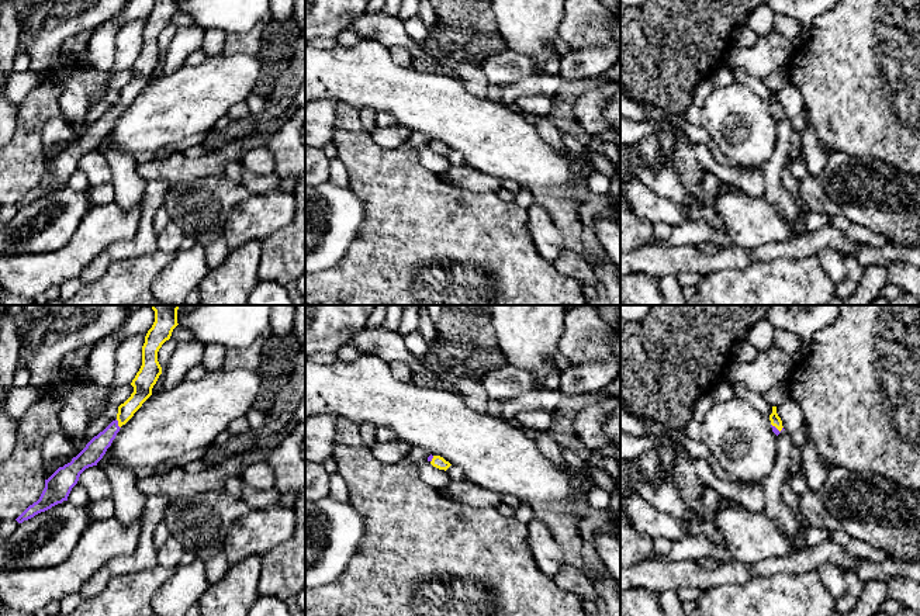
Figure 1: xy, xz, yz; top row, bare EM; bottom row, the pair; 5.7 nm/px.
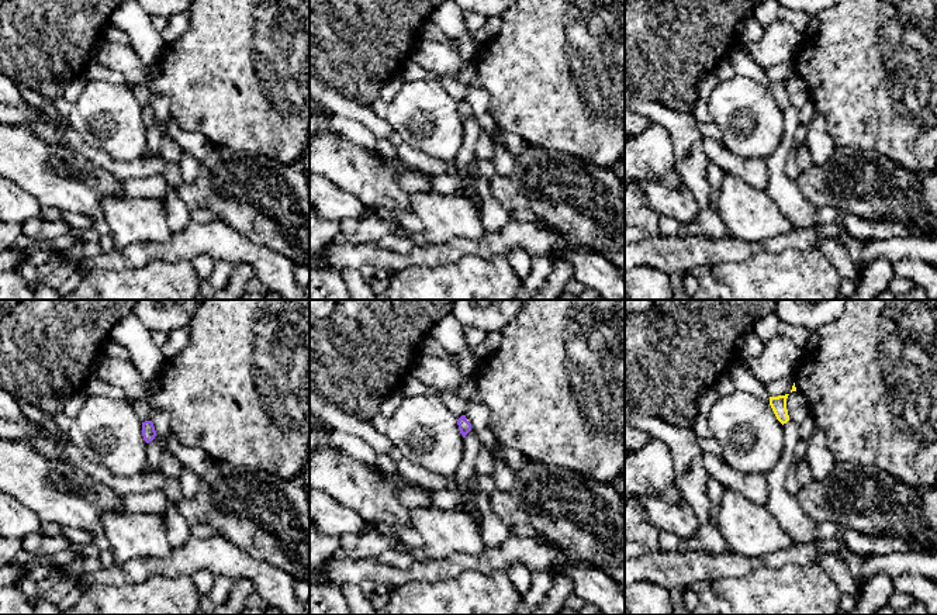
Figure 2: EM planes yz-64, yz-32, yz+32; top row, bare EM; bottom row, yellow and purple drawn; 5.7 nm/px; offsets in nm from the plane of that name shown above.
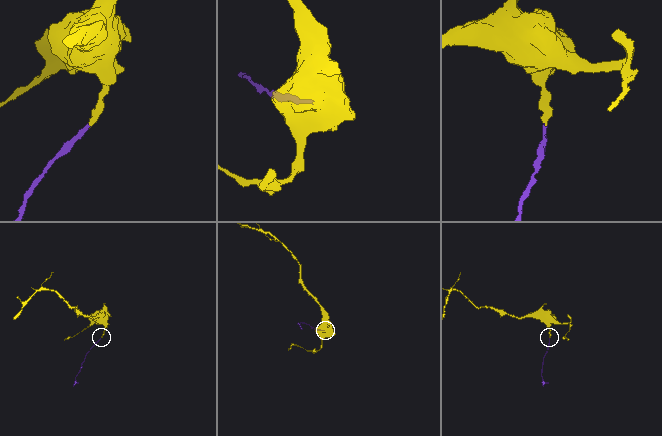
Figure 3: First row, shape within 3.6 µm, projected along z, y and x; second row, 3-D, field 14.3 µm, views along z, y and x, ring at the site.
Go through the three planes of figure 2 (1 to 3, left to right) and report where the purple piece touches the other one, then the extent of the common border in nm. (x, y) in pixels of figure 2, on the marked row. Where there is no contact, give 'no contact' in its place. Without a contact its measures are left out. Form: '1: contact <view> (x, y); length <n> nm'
1: no contact
2: no contact
3: no contact

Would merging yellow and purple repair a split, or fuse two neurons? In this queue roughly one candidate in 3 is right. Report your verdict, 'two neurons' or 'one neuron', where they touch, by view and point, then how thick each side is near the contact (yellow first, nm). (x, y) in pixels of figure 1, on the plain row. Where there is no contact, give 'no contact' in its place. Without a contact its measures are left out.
one neuron; contact xy (118, 108); calibres 110 and 120 nm

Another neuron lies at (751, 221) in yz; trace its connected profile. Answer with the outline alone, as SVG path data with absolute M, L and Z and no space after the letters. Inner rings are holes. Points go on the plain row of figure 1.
M734 186L719 190L715 211L727 225L733 243L744 249L786 242L795 235L768 201L751 197Z

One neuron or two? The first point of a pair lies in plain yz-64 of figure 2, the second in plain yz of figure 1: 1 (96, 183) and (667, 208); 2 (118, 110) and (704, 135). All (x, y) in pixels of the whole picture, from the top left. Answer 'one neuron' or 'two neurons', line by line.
1: two neurons
2: two neurons

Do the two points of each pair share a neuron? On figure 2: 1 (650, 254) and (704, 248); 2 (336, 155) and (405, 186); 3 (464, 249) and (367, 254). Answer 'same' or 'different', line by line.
1: same
2: same
3: same

